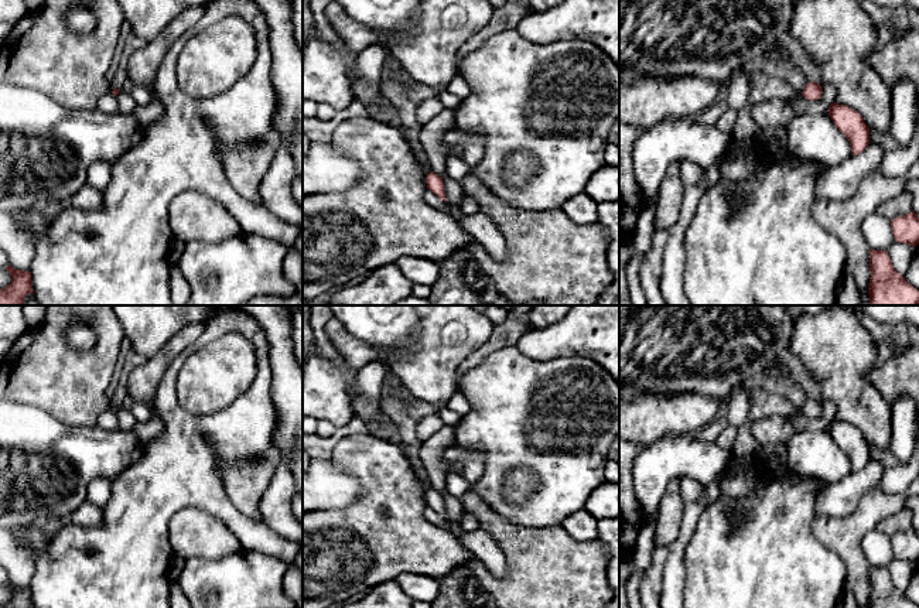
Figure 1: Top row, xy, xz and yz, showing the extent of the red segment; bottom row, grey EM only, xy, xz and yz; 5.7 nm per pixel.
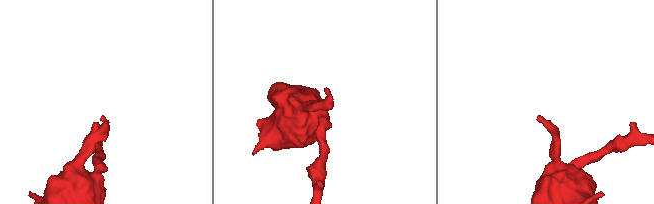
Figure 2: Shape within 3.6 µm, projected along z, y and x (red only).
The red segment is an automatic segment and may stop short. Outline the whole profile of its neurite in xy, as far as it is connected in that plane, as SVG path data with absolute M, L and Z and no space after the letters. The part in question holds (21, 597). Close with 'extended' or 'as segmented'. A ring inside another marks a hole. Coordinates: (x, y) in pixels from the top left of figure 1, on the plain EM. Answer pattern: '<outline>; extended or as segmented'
M13 583L6 584L6 587L10 590L13 597L0 608L34 608L30 588L17 587Z; as segmented

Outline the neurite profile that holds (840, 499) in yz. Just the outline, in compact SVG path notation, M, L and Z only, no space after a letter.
M870 458L862 469L834 484L824 484L816 496L817 516L851 516L861 498L878 488L884 471L885 467L879 461Z

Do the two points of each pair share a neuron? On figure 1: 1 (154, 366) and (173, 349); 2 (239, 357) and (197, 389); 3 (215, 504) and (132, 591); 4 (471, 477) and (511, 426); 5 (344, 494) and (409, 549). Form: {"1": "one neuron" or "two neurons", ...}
{"1": "one neuron", "2": "one neuron", "3": "one neuron", "4": "two neurons", "5": "two neurons"}

